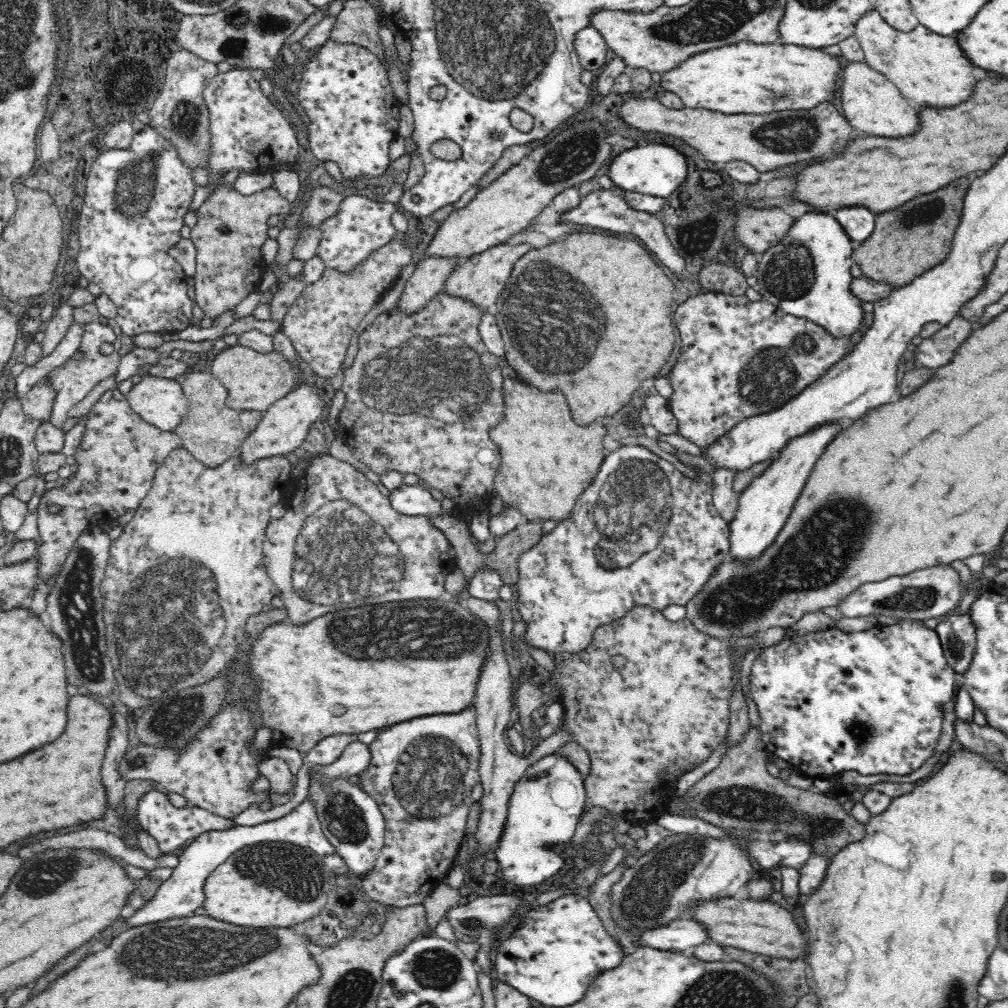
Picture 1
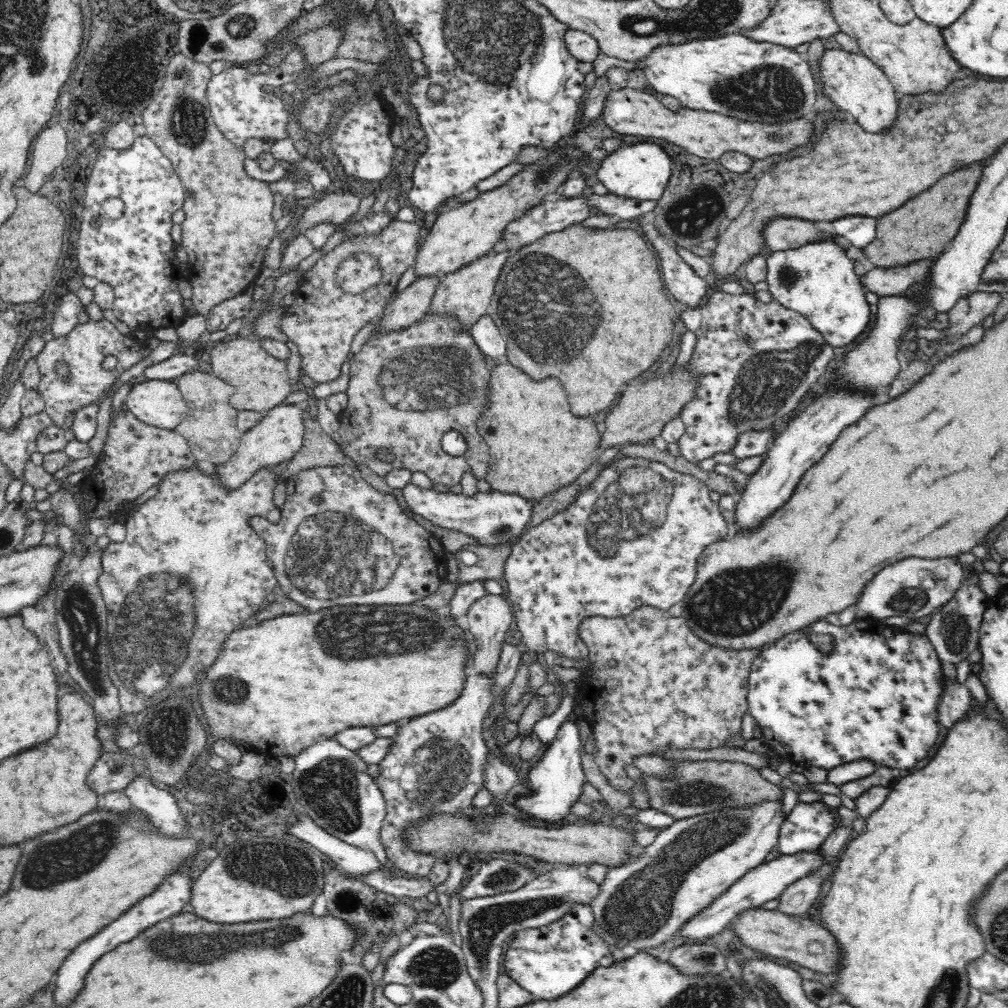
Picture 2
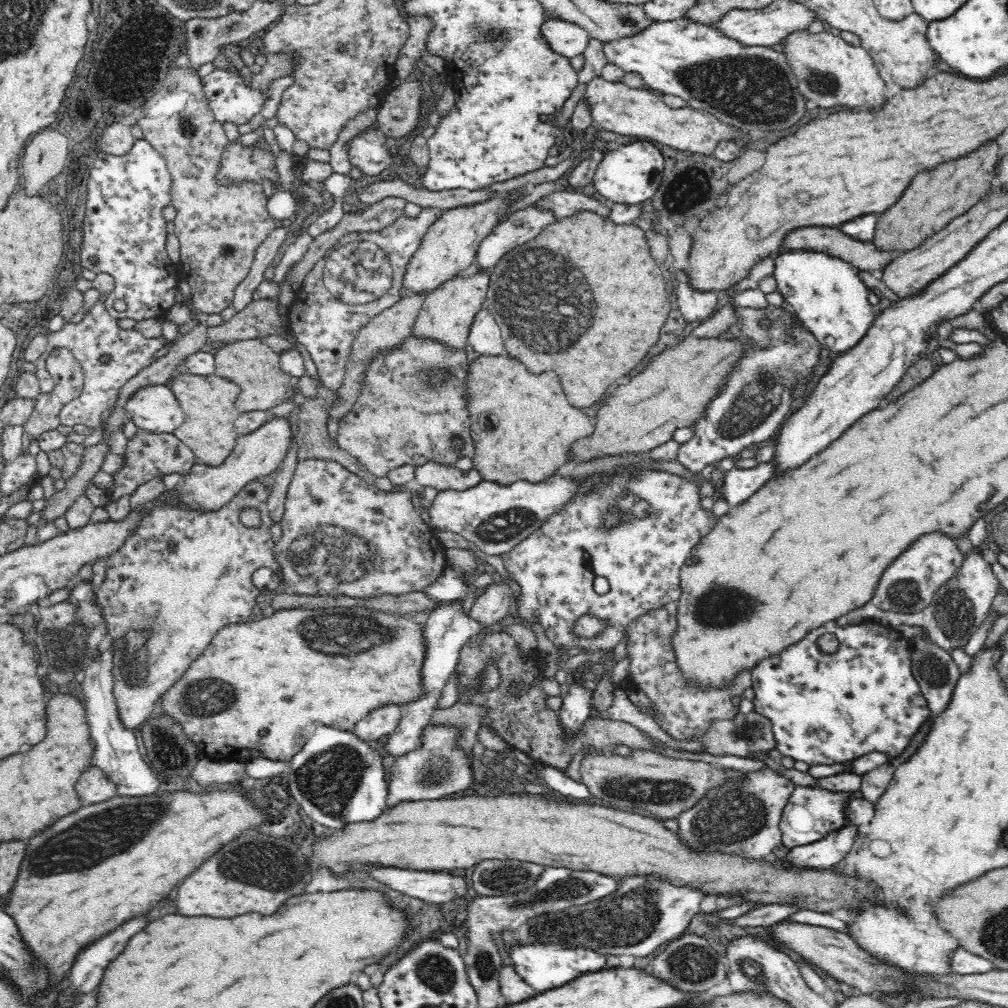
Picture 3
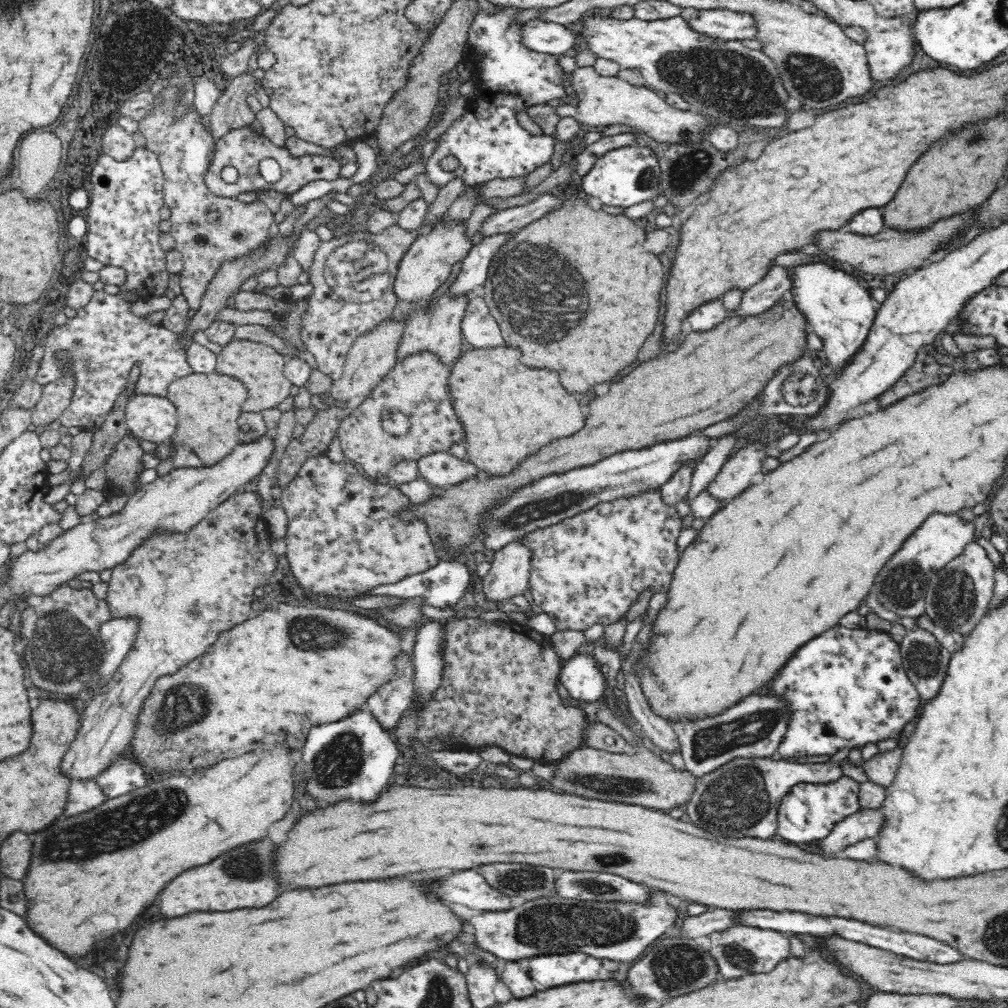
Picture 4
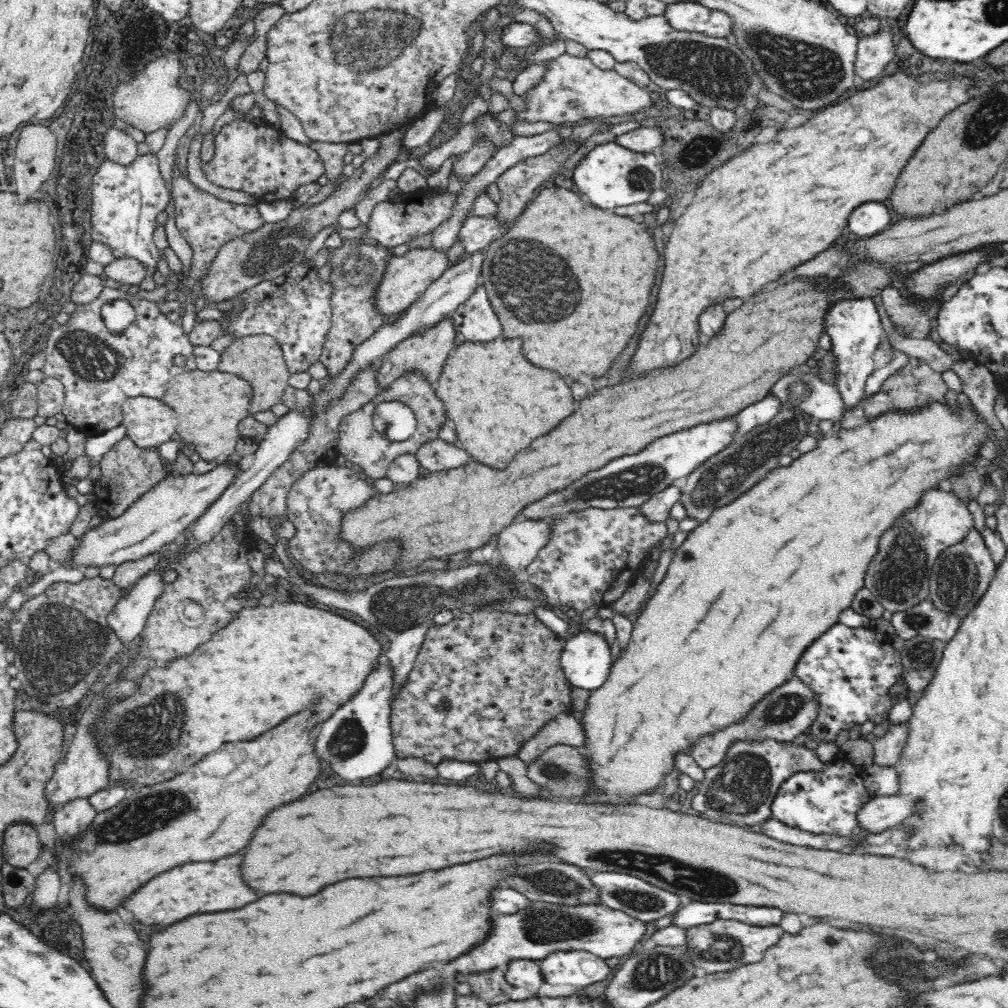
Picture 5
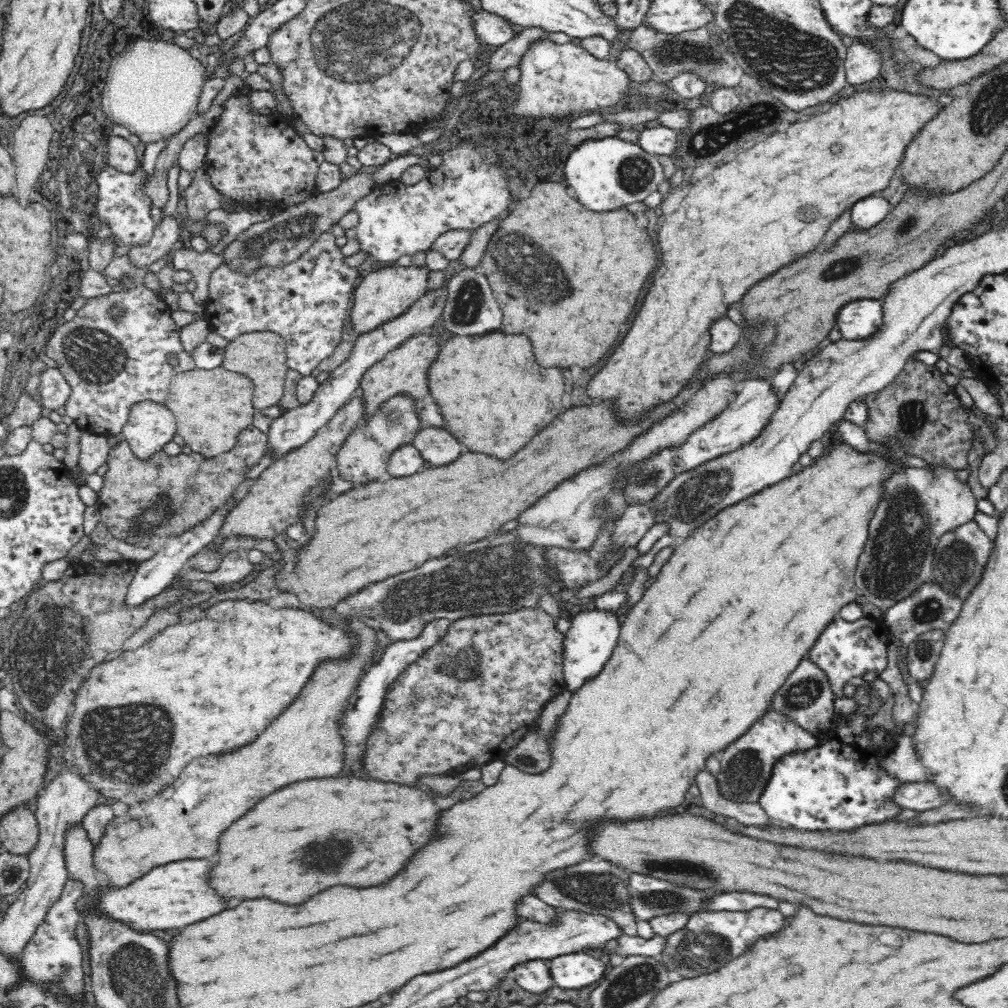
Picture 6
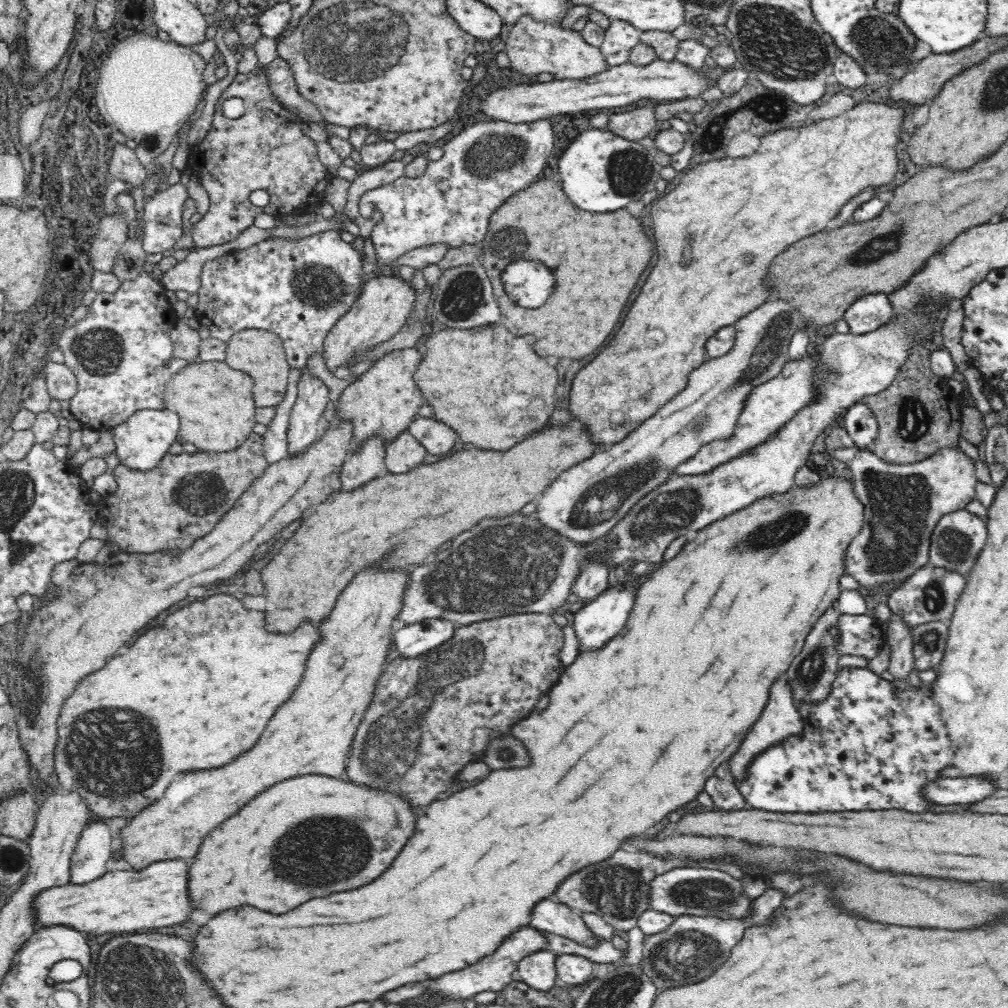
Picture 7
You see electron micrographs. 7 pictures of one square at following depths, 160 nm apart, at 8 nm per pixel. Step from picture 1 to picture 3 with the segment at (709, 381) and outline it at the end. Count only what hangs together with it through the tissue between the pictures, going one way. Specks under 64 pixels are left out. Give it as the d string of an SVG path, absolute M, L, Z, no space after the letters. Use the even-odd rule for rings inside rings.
M768 305L764 309L734 309L740 320L719 336L748 336L755 340L756 348L728 376L727 387L708 404L708 414L692 427L694 438L680 446L677 463L687 472L687 476L680 477L690 482L714 461L738 455L742 449L772 438L790 412L791 390L800 384L798 380L812 376L820 360L820 344L789 308ZM762 318L768 318L770 324L760 324Z

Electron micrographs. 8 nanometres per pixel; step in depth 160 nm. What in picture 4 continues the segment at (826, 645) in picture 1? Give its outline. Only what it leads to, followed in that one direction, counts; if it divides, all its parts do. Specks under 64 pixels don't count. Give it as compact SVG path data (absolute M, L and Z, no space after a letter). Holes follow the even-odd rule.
M834 626L818 638L810 640L792 656L778 676L758 695L768 692L780 694L790 702L792 722L786 730L784 742L777 749L784 758L794 756L832 756L842 748L860 748L866 744L878 744L886 737L896 737L920 706L920 696L909 680L902 664L899 643L888 633L878 630L853 629Z

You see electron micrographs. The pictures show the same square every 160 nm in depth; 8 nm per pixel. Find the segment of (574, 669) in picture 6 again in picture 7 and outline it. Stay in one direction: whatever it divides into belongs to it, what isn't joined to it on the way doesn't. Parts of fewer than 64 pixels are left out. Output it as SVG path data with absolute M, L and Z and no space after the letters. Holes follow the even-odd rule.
M634 580L616 582L614 586L608 586L595 600L577 610L574 613L573 628L580 642L578 652L600 648L605 642L618 635L618 632L627 624L638 592L638 584L634 584Z

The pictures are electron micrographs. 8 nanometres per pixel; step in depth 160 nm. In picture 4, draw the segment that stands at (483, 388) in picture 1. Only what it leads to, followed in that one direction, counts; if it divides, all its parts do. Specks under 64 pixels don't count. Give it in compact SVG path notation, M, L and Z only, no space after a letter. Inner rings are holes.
M418 352L402 363L397 363L372 394L339 424L337 436L346 460L356 465L367 478L378 481L388 476L389 471L397 462L403 460L417 461L433 452L448 451L453 442L464 441L463 428L460 428L461 424L454 410L452 410L451 399L449 398L448 375L449 367L442 365L440 360L431 352ZM389 408L400 409L410 417L411 424L408 428L408 434L390 436L383 431L379 416L384 409Z

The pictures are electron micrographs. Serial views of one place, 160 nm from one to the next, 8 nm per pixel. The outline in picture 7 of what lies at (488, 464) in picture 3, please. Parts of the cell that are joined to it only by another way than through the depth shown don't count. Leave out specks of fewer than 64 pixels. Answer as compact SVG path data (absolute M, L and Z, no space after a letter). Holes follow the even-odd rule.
M500 322L474 328L447 327L444 330L438 330L438 332L430 334L426 338L426 342L424 342L424 356L421 356L420 364L418 364L416 370L413 372L413 379L421 392L421 396L424 398L424 402L432 406L431 409L434 410L433 416L439 421L448 422L448 426L452 426L460 434L460 438L464 442L480 446L484 450L492 450L492 448L494 450L506 450L506 448L518 444L520 440L528 438L528 434L532 434L534 430L542 428L548 422L550 414L552 414L552 408L554 408L554 388L558 384L556 370L546 362L544 356L540 356L540 354L534 352L534 336L520 336L520 338L516 338Z

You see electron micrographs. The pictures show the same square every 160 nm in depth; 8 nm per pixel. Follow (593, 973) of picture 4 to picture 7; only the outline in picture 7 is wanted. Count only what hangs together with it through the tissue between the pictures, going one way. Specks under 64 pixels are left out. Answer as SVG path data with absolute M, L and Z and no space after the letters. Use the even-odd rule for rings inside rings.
M558 954L555 960L558 983L582 985L594 972L593 962L578 954Z

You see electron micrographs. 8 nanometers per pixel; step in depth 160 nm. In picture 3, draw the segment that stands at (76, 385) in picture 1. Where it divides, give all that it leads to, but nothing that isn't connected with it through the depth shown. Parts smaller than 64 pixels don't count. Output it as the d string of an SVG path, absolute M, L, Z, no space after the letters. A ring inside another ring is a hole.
M98 300L92 304L92 308L84 313L81 322L67 322L61 330L56 332L47 331L48 343L39 359L35 360L35 375L40 381L41 392L51 391L53 388L53 378L46 369L46 358L49 352L56 347L70 349L76 360L82 365L84 373L84 388L76 400L68 402L62 412L60 412L60 422L62 426L76 426L82 424L88 428L98 428L102 422L102 414L111 408L112 401L117 396L118 391L132 376L141 368L150 364L155 354L166 346L166 340L162 338L146 338L134 328L124 330L118 319L108 312L104 300Z

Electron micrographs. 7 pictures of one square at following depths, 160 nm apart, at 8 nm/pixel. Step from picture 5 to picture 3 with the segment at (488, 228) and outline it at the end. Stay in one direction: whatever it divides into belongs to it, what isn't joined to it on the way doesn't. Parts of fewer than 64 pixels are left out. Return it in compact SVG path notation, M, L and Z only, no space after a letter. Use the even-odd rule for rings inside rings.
M572 189L572 192L553 191L548 196L542 196L534 202L533 208L547 210L556 219L562 219L576 214L580 209L597 213L600 206L604 205L599 200Z

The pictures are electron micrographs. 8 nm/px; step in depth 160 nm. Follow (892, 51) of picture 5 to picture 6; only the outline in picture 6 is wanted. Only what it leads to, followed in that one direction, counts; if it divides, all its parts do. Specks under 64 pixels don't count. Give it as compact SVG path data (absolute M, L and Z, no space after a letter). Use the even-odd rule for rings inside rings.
M853 42L843 60L846 82L850 86L860 86L880 76L882 57L877 46L868 42Z

